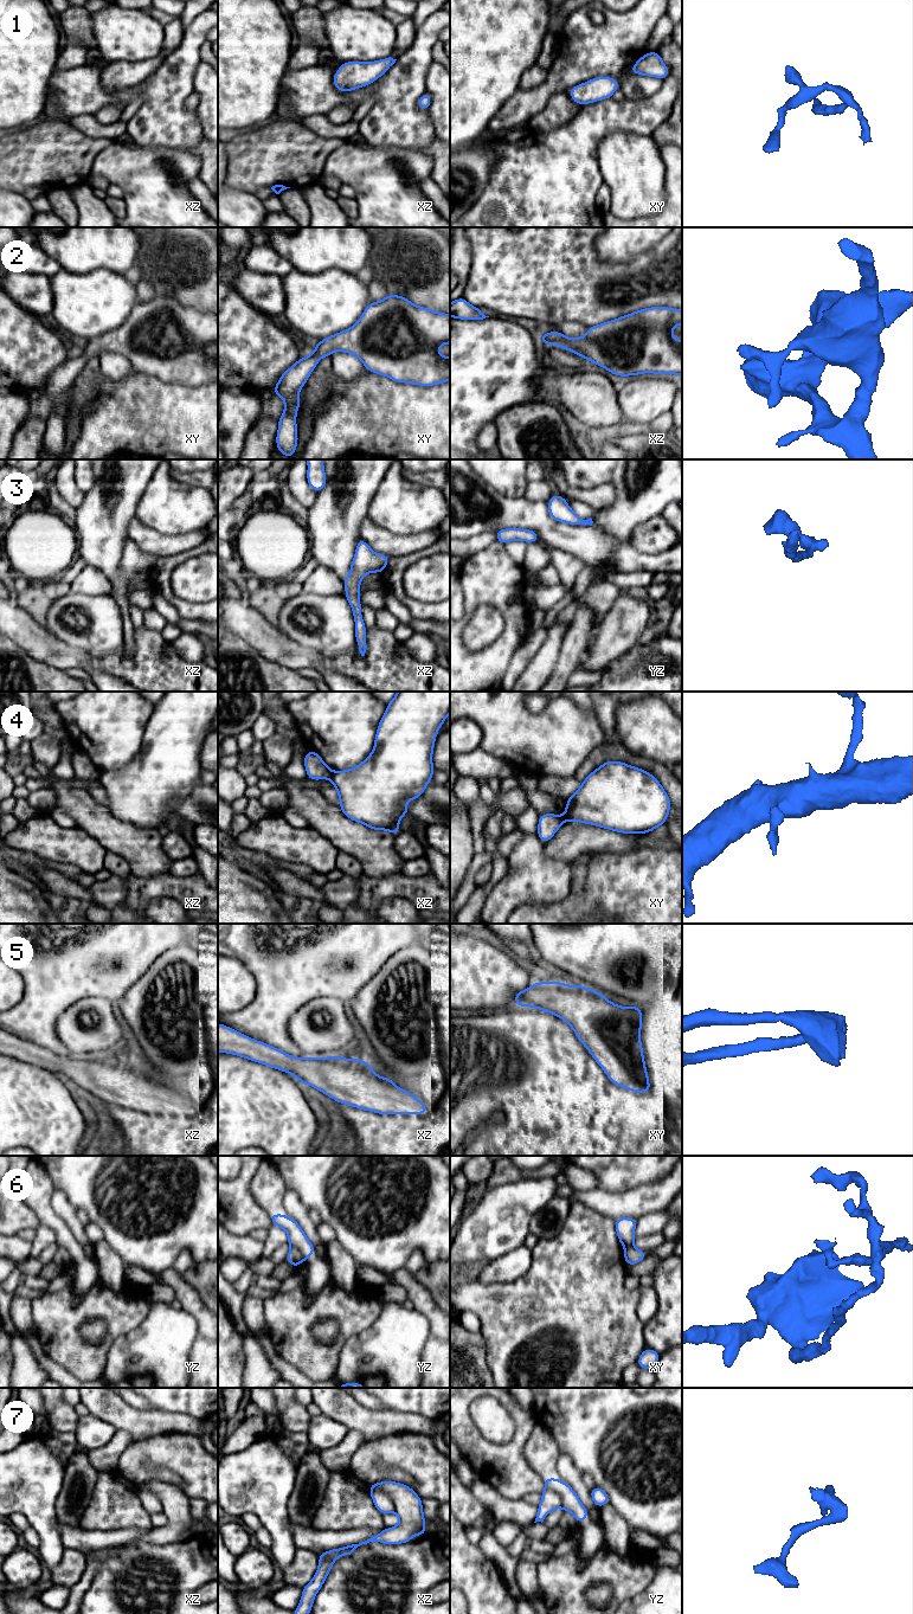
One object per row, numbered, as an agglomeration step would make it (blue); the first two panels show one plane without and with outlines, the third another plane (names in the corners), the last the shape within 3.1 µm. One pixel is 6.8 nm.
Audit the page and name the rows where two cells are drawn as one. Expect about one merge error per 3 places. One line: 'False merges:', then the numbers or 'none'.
False merges: 4, 6, 7

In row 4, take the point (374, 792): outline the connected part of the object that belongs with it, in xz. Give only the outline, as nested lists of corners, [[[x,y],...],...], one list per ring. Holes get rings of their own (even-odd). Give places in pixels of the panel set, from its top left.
[[[398,692],[387,703],[386,712],[378,725],[371,754],[349,770],[333,771],[330,780],[337,791],[342,814],[372,830],[390,831],[394,836],[399,834],[399,819],[410,815],[405,803],[419,798],[433,777],[435,739],[449,713],[450,692]]]

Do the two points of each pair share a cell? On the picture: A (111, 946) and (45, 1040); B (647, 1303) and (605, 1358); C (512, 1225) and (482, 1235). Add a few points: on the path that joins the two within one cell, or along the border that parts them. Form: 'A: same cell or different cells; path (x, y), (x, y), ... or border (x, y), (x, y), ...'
A: same cell; path (88, 969), (45, 1011), (45, 1016)
B: different cells; border (637, 1290), (640, 1294), (637, 1317), (643, 1324)
C: same cell; path (505, 1225), (497, 1225), (489, 1230)

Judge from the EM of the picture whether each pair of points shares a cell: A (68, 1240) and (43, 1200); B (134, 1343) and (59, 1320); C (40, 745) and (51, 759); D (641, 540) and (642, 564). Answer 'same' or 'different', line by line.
A: same
B: different
C: same
D: different

